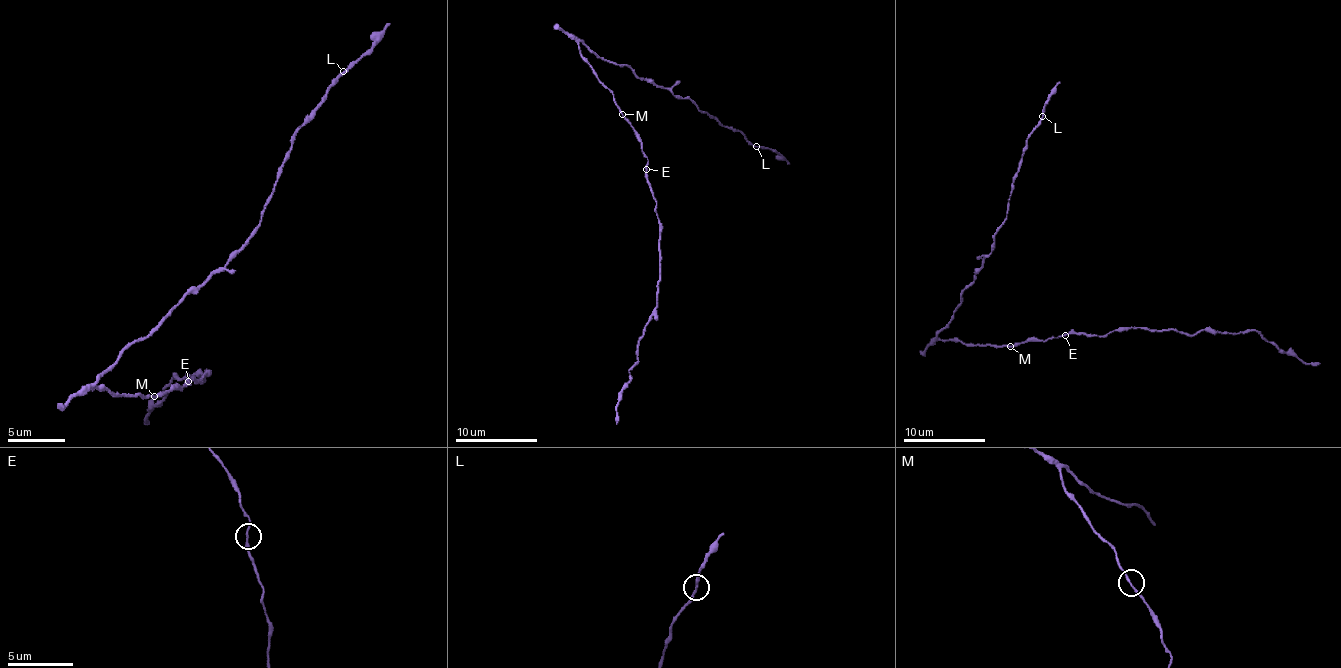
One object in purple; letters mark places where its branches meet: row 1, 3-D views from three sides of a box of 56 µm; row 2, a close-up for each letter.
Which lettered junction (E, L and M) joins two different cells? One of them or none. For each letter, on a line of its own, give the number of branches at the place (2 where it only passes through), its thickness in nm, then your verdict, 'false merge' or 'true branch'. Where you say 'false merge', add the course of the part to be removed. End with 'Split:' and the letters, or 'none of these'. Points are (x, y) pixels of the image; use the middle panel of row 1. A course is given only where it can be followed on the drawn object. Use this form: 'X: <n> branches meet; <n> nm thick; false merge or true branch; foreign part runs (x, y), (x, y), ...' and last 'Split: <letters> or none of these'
E: 2 branches meet; 180 nm thick; true branch
L: 2 branches meet; 180 nm thick; true branch
M: 2 branches meet; 170 nm thick; true branch
Split: none of these

